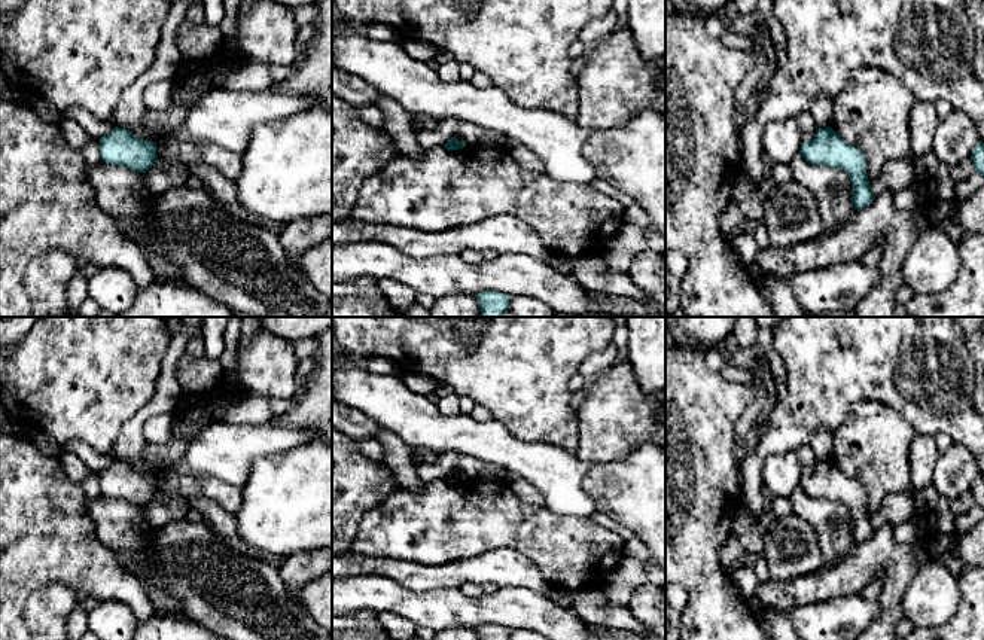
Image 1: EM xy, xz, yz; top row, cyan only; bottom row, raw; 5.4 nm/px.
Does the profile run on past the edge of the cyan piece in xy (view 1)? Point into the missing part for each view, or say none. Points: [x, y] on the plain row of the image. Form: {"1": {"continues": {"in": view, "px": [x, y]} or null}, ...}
{"1": {"continues": null}}

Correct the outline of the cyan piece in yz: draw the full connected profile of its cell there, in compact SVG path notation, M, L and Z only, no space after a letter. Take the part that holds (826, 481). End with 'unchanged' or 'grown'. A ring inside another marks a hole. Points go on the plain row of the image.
M831 460L819 461L816 470L804 476L799 485L810 497L841 502L849 508L854 542L862 543L875 533L866 509L865 487L846 476Z; unchanged

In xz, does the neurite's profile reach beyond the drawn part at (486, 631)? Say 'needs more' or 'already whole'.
already whole

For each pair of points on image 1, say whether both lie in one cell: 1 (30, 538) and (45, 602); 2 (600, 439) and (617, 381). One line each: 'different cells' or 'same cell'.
1: different cells
2: same cell

